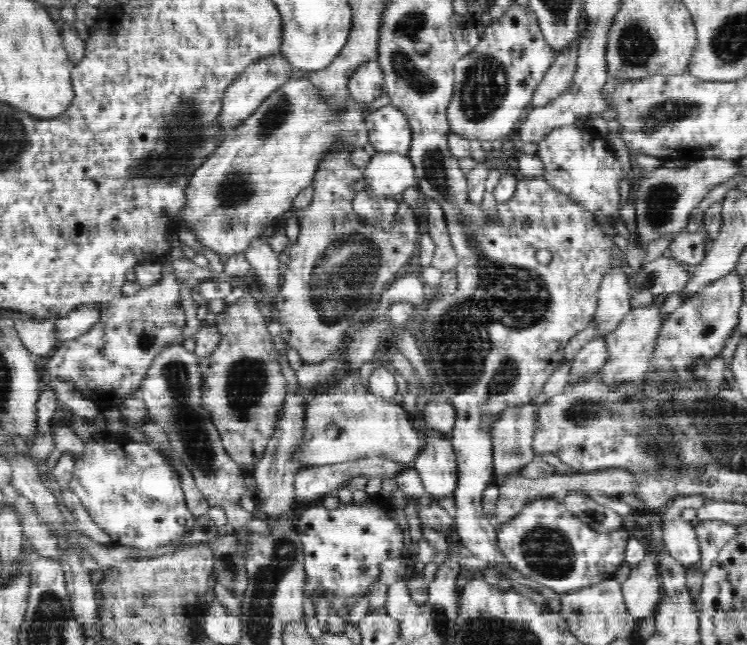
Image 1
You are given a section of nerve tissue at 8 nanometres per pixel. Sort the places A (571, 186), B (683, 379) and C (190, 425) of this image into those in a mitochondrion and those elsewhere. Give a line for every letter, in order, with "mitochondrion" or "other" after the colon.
A: other
B: mitochondrion
C: mitochondrion

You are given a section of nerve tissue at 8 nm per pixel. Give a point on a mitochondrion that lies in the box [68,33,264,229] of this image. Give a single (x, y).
(184, 135)

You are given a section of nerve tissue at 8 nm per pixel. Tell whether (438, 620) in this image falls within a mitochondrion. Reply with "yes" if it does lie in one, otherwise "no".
yes

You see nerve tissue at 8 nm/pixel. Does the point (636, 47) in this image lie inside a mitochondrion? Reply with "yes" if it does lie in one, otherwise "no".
yes

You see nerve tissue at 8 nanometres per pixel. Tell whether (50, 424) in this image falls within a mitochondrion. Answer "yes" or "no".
no

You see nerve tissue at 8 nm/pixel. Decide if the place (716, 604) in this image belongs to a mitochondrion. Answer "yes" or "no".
no

